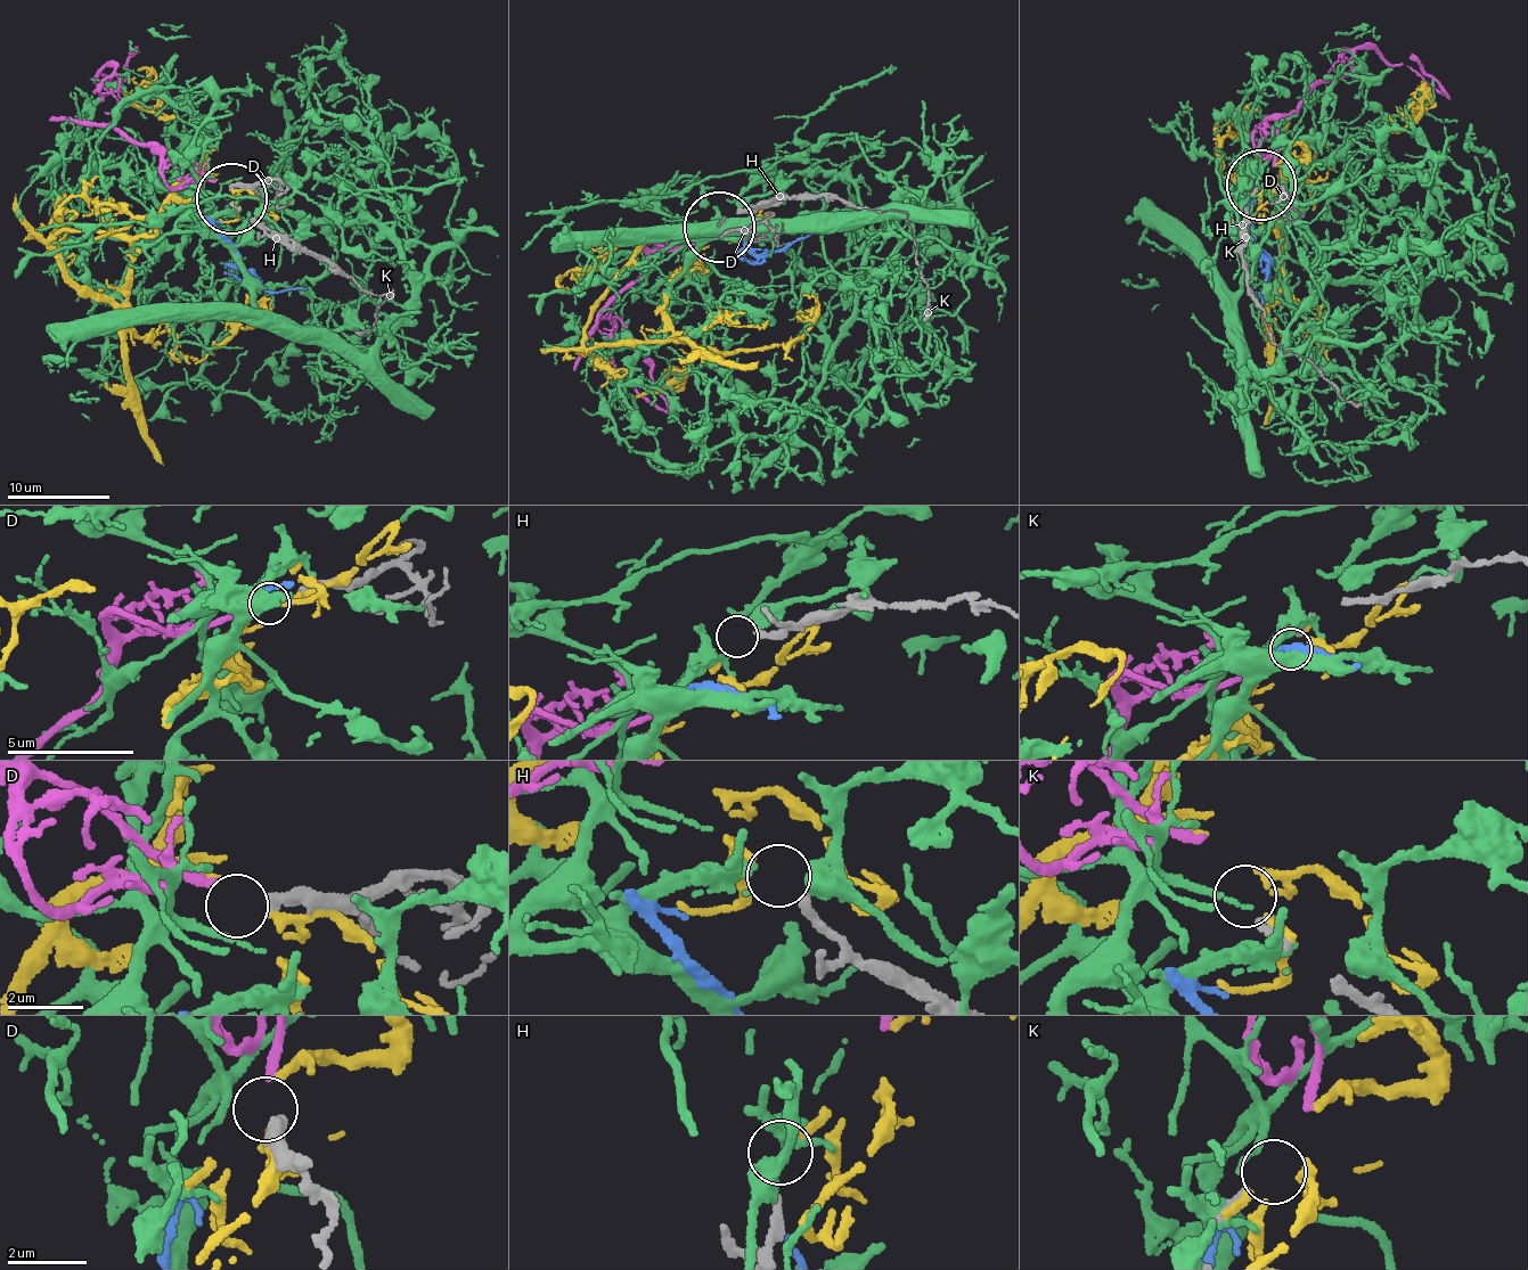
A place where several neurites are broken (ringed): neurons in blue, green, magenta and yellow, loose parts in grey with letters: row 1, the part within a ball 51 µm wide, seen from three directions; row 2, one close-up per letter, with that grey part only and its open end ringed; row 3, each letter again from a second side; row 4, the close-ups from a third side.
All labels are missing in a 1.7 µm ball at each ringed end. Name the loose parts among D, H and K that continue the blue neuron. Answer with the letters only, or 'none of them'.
none of them

